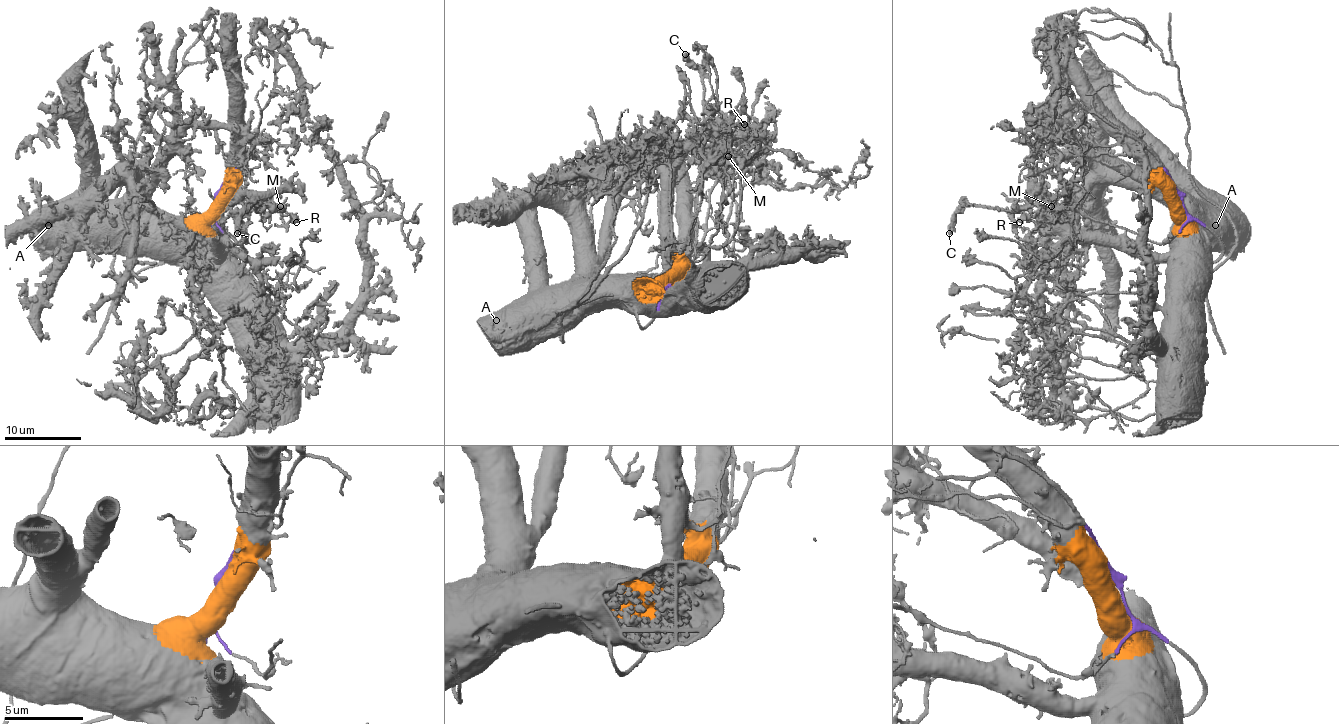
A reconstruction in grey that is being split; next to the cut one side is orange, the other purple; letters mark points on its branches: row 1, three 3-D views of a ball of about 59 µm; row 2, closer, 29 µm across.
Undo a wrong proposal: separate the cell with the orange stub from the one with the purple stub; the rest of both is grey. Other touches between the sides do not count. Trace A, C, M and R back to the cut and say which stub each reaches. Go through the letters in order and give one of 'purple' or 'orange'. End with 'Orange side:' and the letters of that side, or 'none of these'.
A: orange
C: purple
M: purple
R: purple
Orange side: A

